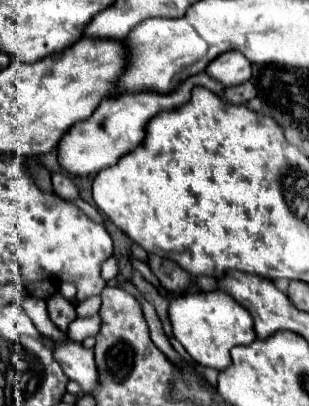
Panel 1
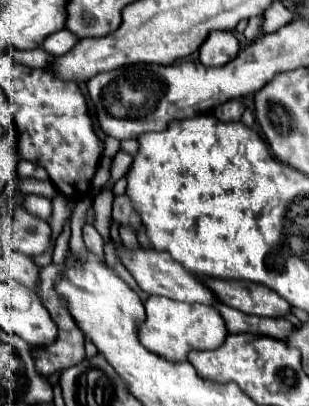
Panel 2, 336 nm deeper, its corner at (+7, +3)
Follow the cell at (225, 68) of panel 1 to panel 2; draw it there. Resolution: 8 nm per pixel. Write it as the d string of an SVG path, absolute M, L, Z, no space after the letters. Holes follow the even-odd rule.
M231 31L209 33L205 43L199 49L201 63L207 67L221 67L229 63L239 53L239 41Z

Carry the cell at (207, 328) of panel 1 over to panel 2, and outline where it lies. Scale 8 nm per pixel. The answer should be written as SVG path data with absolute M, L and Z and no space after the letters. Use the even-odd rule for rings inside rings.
M149 297L145 303L145 321L139 325L139 341L149 351L169 357L169 359L187 359L189 349L217 349L225 341L225 323L221 315L211 305L201 303L179 303L165 297Z

